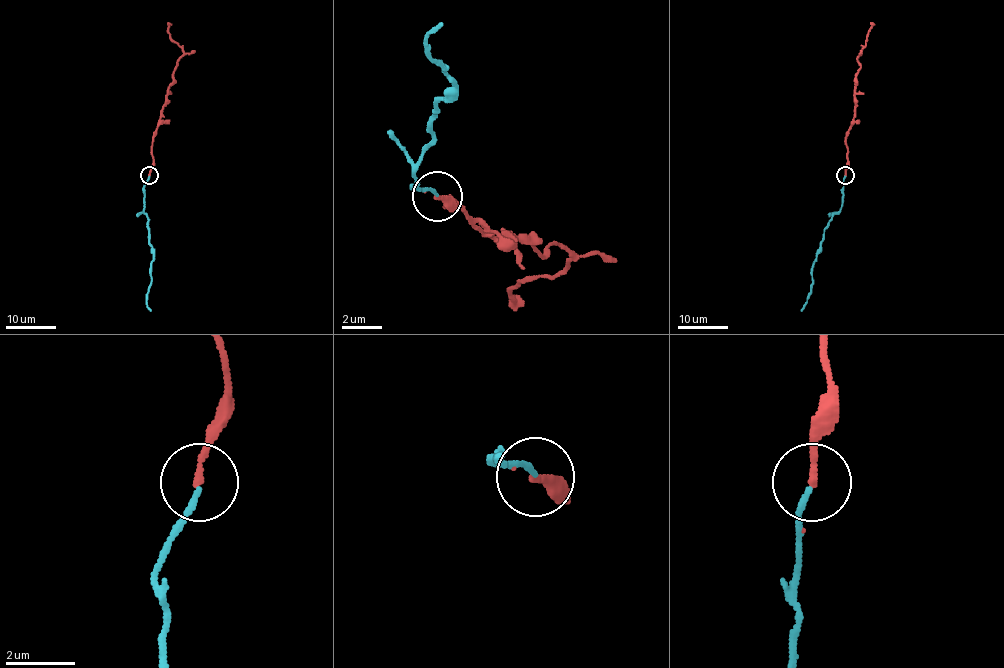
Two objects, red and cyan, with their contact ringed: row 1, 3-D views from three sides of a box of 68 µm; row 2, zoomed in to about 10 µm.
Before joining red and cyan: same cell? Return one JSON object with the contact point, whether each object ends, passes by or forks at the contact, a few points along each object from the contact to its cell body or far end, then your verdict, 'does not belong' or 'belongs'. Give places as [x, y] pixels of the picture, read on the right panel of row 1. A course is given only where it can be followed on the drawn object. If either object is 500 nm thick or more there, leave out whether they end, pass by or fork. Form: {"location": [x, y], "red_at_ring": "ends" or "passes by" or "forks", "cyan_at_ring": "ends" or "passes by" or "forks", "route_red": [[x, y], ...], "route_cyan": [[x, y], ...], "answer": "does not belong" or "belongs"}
{"location": [845, 175], "red_at_ring": "ends", "cyan_at_ring": "ends", "route_red": [[845, 175], [848, 162], [845, 137], [854, 116], [854, 83], [860, 67], [857, 58], [865, 45], [871, 23]], "route_cyan": [[845, 176], [842, 208], [824, 230], [806, 303], [801, 311]], "answer": "belongs"}

